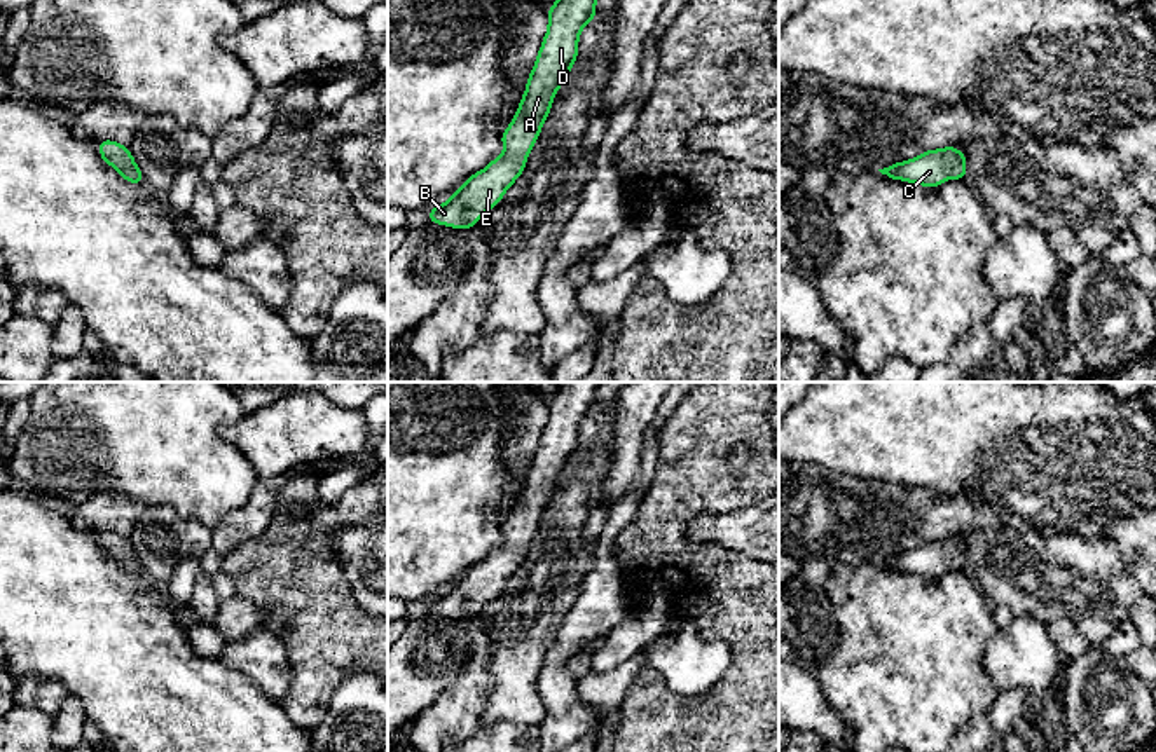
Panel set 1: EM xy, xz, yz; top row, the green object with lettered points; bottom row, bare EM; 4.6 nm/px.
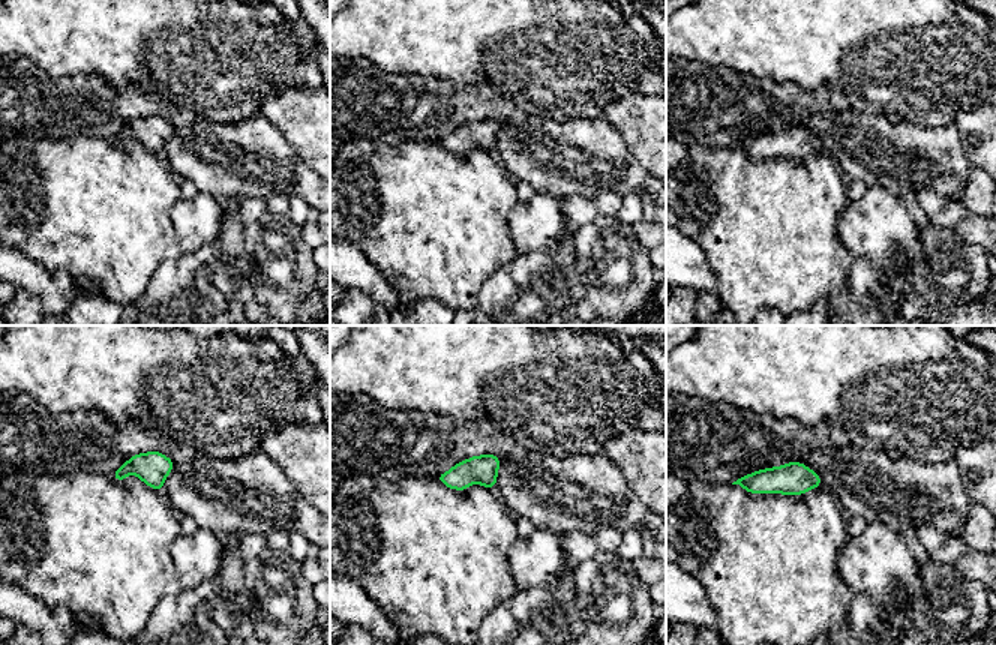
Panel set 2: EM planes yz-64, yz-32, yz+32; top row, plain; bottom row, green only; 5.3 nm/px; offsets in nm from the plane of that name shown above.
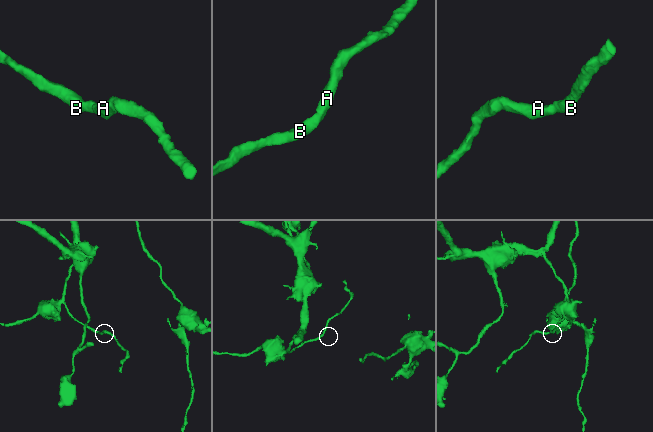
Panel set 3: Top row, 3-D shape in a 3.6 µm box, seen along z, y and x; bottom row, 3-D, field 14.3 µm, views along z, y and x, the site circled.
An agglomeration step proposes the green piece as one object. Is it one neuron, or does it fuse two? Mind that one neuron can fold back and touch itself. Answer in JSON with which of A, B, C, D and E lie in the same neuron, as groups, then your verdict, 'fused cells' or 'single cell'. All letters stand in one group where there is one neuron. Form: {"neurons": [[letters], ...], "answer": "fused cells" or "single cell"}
{"neurons": [["A", "B", "C", "D", "E"]], "answer": "single cell"}

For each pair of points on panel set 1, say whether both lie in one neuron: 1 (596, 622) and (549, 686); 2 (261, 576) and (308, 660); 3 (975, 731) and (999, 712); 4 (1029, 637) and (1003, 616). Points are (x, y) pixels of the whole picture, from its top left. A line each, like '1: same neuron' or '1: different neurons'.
1: same neuron
2: same neuron
3: same neuron
4: different neurons

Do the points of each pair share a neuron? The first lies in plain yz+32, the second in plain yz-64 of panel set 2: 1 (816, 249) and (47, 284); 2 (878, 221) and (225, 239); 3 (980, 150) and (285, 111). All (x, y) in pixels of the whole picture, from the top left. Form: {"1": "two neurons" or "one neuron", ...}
{"1": "two neurons", "2": "two neurons", "3": "one neuron"}

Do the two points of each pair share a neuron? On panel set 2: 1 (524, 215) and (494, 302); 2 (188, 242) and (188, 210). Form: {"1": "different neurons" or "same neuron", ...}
{"1": "different neurons", "2": "same neuron"}

